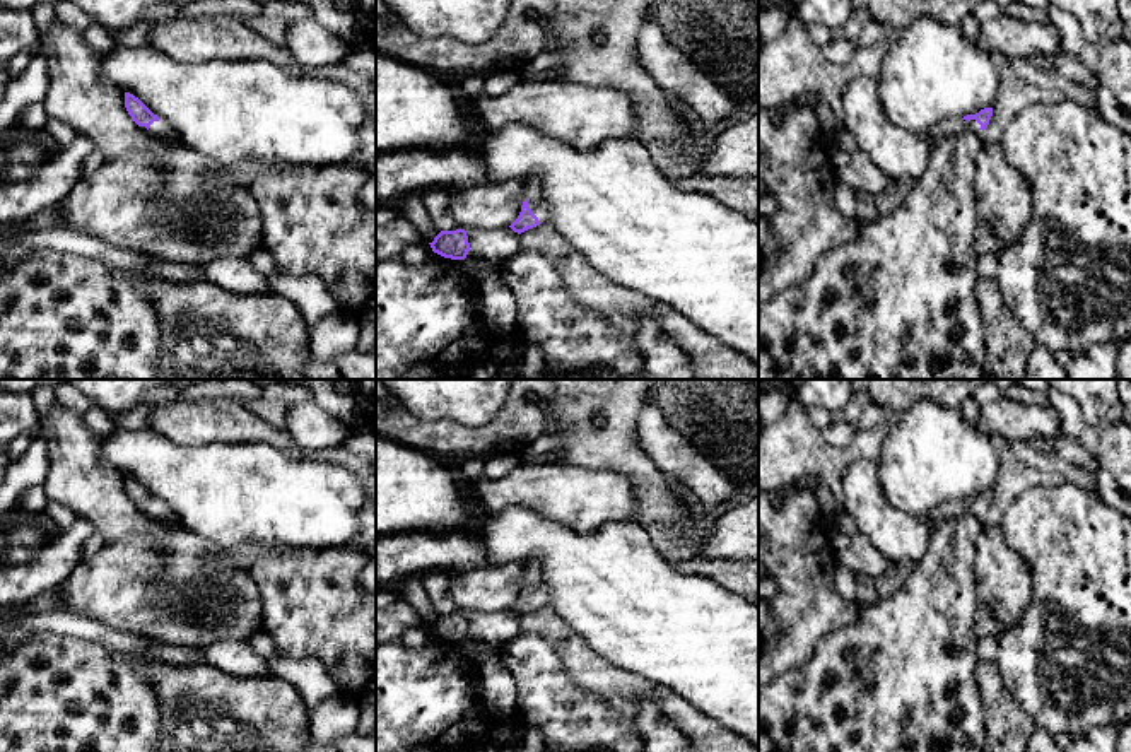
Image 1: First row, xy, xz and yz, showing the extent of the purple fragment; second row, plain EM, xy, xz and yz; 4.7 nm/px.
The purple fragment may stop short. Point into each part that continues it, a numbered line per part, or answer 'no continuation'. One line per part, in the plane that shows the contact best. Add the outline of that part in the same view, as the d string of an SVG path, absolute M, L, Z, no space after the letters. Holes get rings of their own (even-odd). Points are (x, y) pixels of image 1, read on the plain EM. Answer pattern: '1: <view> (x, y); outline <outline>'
1: xz (533, 580); outline M533 561L526 566L526 583L530 586L531 595L538 600L540 605L547 603L547 588L540 578L540 564Z

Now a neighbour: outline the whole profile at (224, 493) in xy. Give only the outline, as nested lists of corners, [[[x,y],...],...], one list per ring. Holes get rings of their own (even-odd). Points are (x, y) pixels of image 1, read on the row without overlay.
[[[118,427],[103,438],[101,456],[138,480],[186,532],[220,550],[244,542],[296,550],[345,547],[355,540],[359,511],[369,501],[357,472],[263,441],[185,446],[149,427]]]

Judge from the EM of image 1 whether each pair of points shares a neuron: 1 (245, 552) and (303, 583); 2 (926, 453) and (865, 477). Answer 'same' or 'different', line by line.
1: different
2: different

